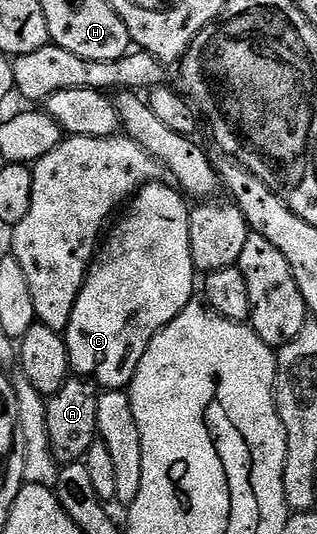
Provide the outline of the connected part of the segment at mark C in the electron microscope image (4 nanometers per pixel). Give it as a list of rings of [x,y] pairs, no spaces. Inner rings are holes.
[[[156,180],[148,182],[146,186],[140,186],[130,199],[129,205],[122,211],[122,214],[124,213],[123,219],[116,224],[115,231],[111,235],[109,235],[110,233],[106,235],[105,241],[101,246],[101,258],[103,254],[103,262],[96,261],[91,269],[88,270],[87,281],[84,282],[81,292],[77,296],[77,304],[73,304],[73,316],[69,320],[65,331],[67,351],[69,352],[69,360],[71,361],[70,369],[76,375],[88,380],[94,380],[100,387],[109,390],[123,390],[124,388],[130,387],[133,376],[137,372],[137,364],[141,360],[141,356],[145,356],[145,348],[149,348],[153,336],[157,336],[160,330],[164,330],[193,301],[197,294],[197,278],[195,282],[197,271],[193,264],[191,249],[189,248],[189,220],[191,219],[189,202],[174,185],[168,184],[168,186],[162,186],[161,183],[162,181]]]

